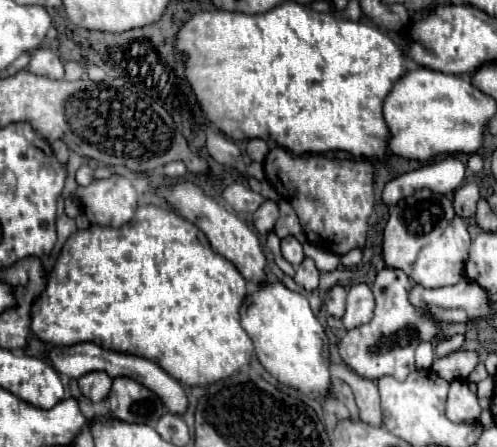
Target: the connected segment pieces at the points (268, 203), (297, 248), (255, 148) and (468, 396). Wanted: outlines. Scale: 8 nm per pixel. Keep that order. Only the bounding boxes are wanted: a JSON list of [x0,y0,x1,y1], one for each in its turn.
[[253,200,279,234],[281,236,305,266],[247,138,269,162],[447,380,481,422]]

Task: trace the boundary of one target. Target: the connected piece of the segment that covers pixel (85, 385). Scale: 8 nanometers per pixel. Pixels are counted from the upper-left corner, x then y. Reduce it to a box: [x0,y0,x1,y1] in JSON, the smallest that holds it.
[77,372,111,402]

